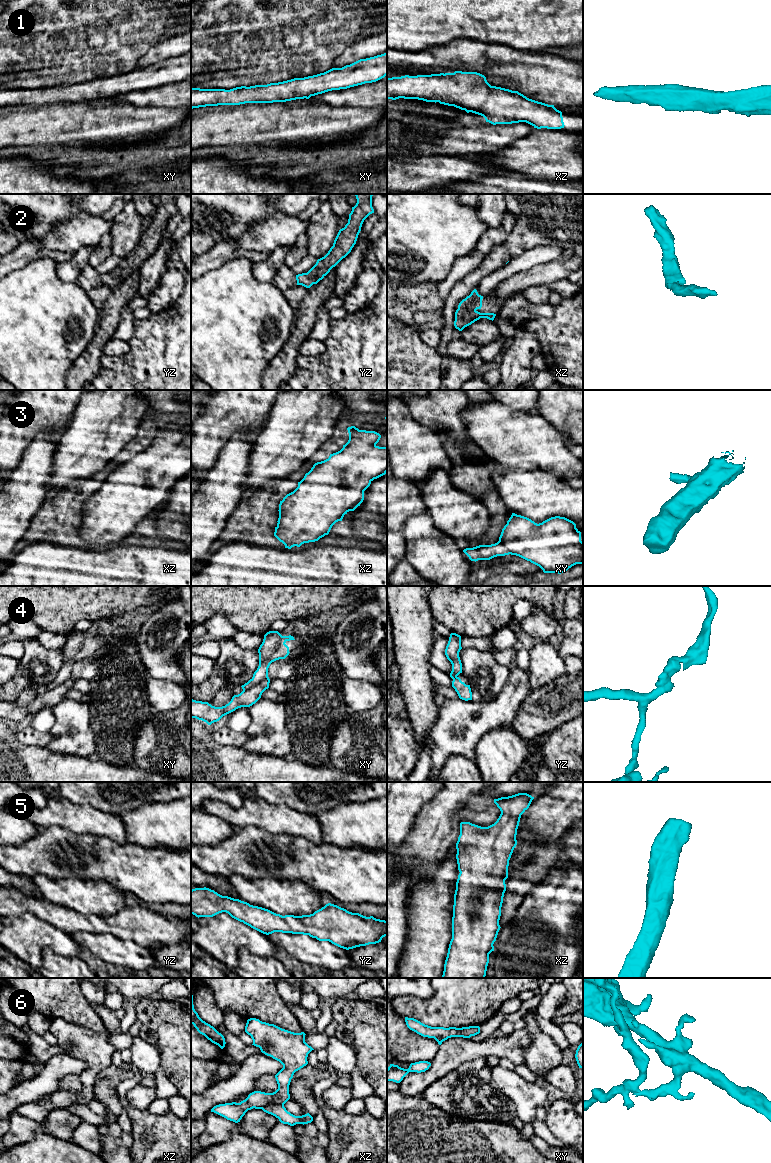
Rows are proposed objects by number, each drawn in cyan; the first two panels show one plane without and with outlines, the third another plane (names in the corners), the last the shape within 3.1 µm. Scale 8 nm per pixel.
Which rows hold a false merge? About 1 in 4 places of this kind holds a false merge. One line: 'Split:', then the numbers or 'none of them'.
Split: 4, 6

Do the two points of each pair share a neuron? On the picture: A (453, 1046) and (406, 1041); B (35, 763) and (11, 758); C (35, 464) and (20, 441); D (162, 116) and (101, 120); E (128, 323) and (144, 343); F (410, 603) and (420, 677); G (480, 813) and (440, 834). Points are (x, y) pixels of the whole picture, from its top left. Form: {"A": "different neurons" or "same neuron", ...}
{"A": "different neurons", "B": "same neuron", "C": "different neurons", "D": "same neuron", "E": "different neurons", "F": "same neuron", "G": "different neurons"}

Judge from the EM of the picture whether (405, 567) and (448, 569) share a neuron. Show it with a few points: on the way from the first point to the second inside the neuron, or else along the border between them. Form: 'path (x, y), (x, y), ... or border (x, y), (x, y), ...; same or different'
border (405, 558), (421, 575); different

